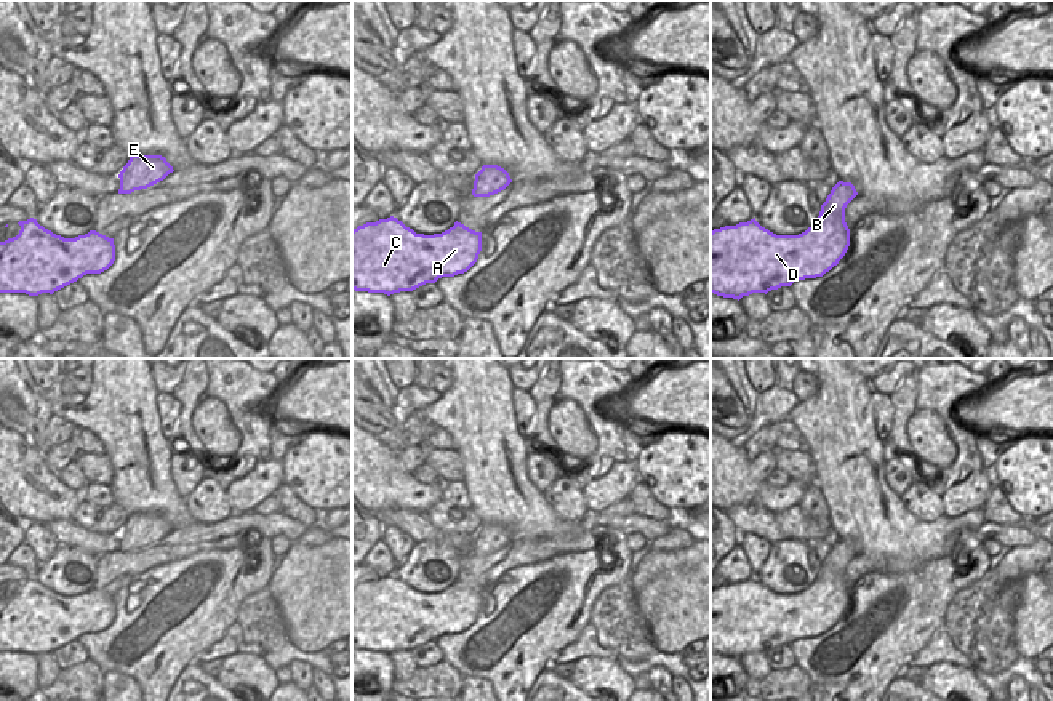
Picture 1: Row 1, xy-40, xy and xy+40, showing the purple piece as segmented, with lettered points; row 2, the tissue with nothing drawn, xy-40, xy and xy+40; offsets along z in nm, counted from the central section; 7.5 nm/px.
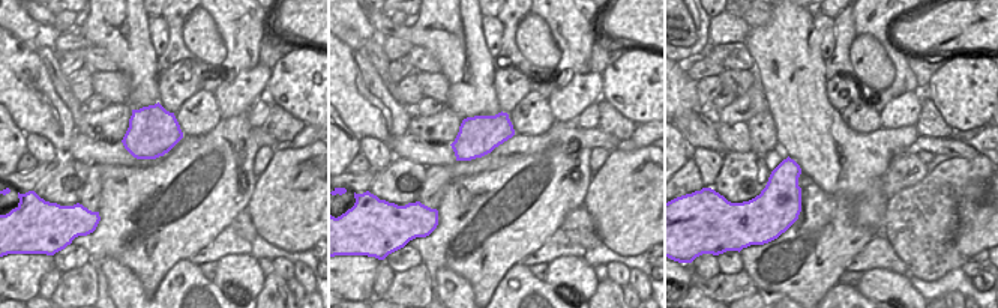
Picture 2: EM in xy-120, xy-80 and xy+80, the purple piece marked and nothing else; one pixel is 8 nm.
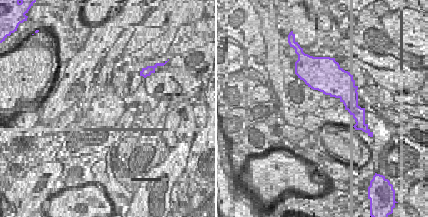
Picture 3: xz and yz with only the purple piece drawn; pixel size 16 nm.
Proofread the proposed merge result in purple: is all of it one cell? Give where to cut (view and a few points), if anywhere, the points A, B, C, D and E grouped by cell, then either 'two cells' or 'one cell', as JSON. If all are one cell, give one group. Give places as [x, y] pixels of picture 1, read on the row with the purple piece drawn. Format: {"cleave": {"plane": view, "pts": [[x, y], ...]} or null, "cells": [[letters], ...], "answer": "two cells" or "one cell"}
{"cleave": null, "cells": [["A", "B", "C", "D", "E"]], "answer": "one cell"}

